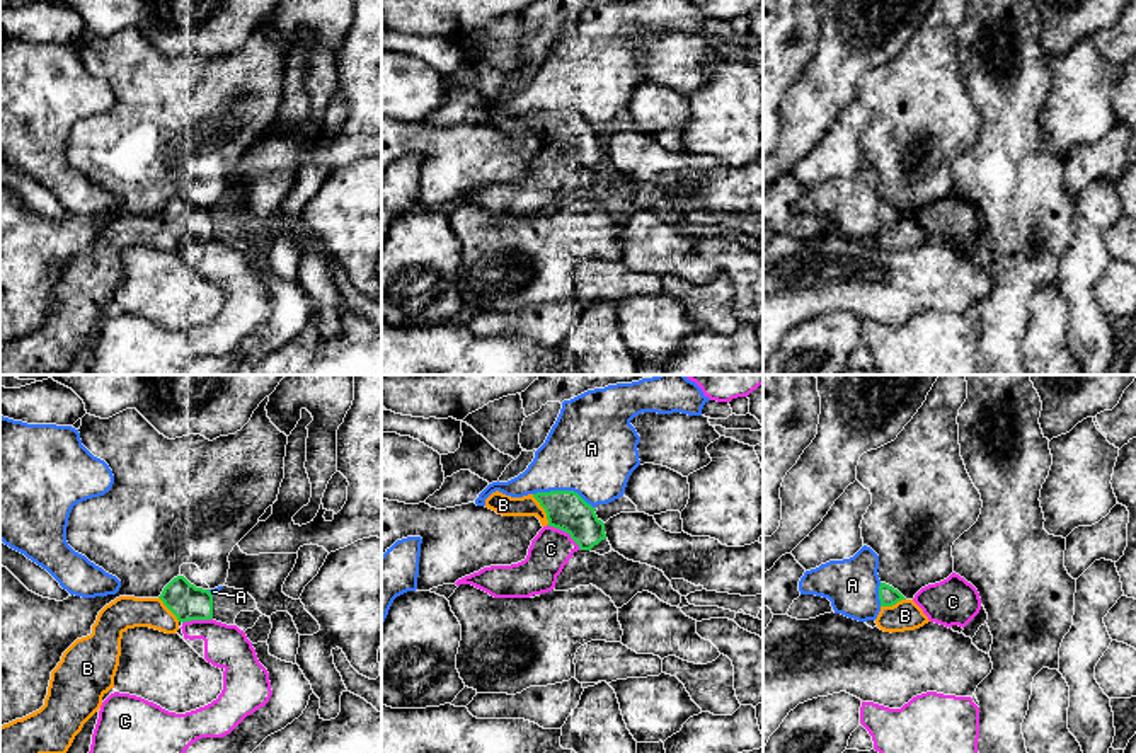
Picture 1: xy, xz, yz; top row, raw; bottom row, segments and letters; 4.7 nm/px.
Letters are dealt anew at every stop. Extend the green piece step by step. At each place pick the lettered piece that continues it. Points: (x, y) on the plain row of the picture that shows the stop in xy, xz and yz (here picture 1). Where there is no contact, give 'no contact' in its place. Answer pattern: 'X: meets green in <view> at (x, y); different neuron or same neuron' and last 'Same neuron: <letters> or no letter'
A: meets green in xz at (564, 109); different neuron
B: meets green in xz at (544, 126); same neuron
C: meets green in xz at (566, 150); different neuron
Same neuron: B

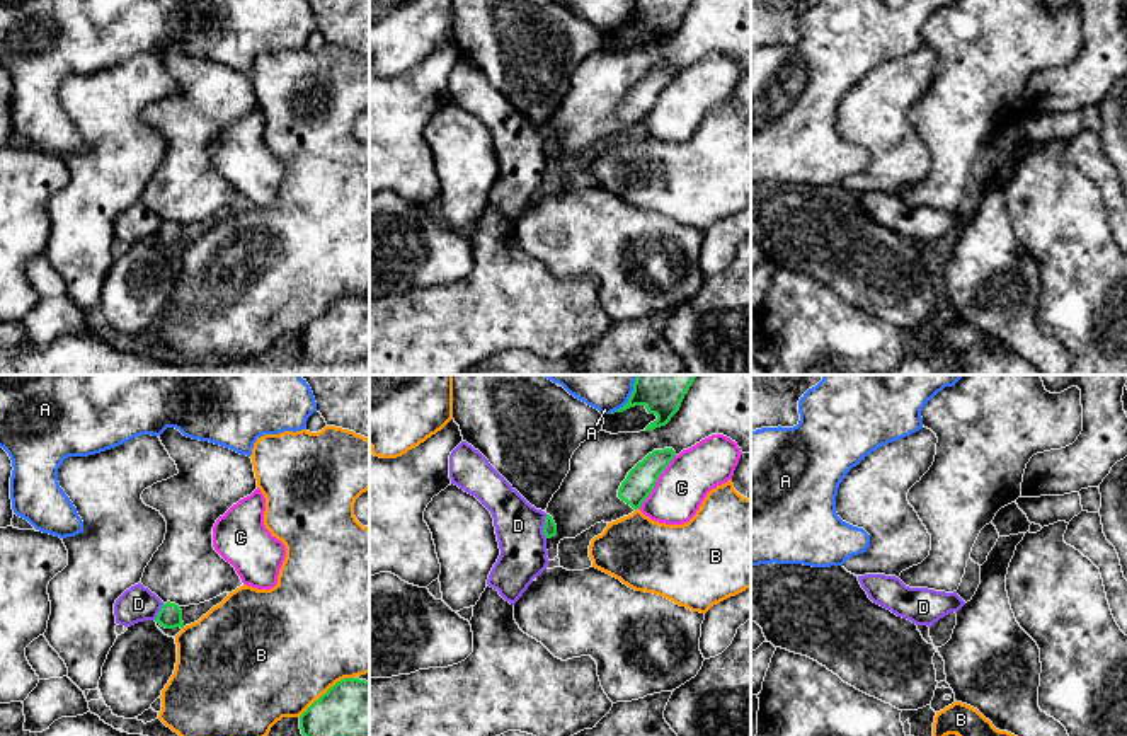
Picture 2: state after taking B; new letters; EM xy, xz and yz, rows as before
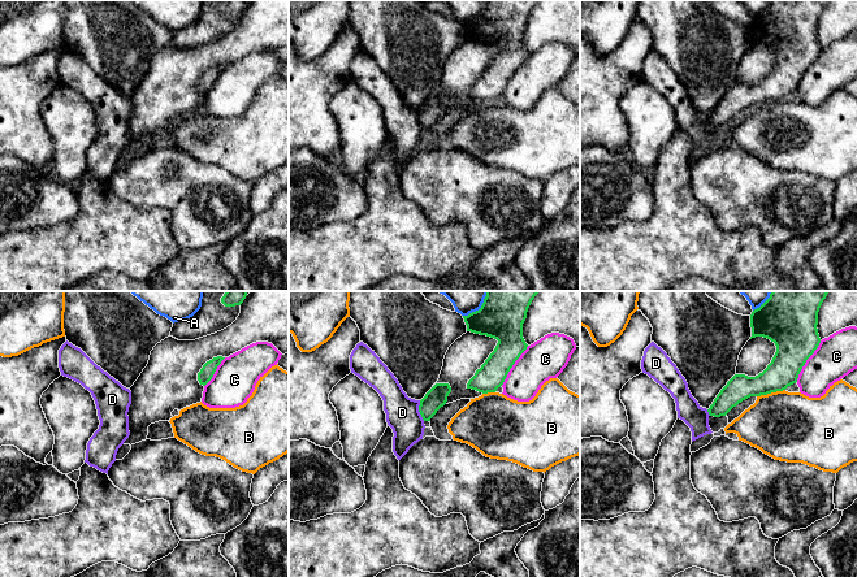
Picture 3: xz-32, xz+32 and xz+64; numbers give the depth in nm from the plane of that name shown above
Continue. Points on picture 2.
A: meets green in xz at (629, 19); different neuron
B: meets green in xy at (327, 309); different neuron
C: meets green in xz at (656, 99); different neuron
D: meets green in xz at (543, 145); different neuron
Same neuron: no letter

